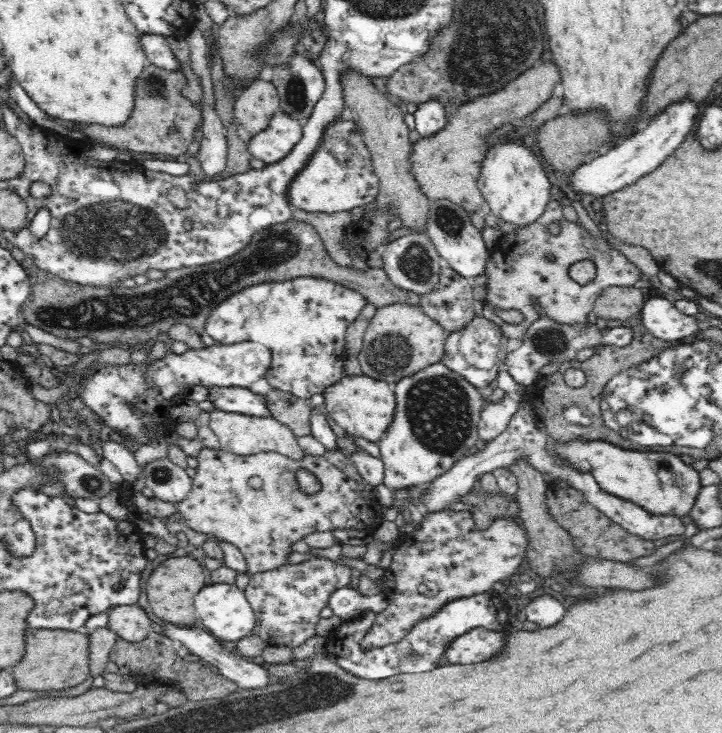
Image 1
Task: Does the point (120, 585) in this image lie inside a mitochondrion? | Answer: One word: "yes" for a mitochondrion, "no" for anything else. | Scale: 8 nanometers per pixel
no

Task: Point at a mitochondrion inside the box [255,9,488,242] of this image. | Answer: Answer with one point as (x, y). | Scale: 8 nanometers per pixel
(295, 93)

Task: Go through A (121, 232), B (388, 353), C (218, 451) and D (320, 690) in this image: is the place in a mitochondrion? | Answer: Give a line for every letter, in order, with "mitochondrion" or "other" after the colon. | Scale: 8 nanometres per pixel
A: mitochondrion
B: mitochondrion
C: other
D: mitochondrion

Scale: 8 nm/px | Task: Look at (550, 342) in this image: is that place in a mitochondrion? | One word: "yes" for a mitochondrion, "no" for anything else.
yes

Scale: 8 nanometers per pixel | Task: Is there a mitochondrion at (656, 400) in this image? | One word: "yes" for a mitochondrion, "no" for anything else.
yes

